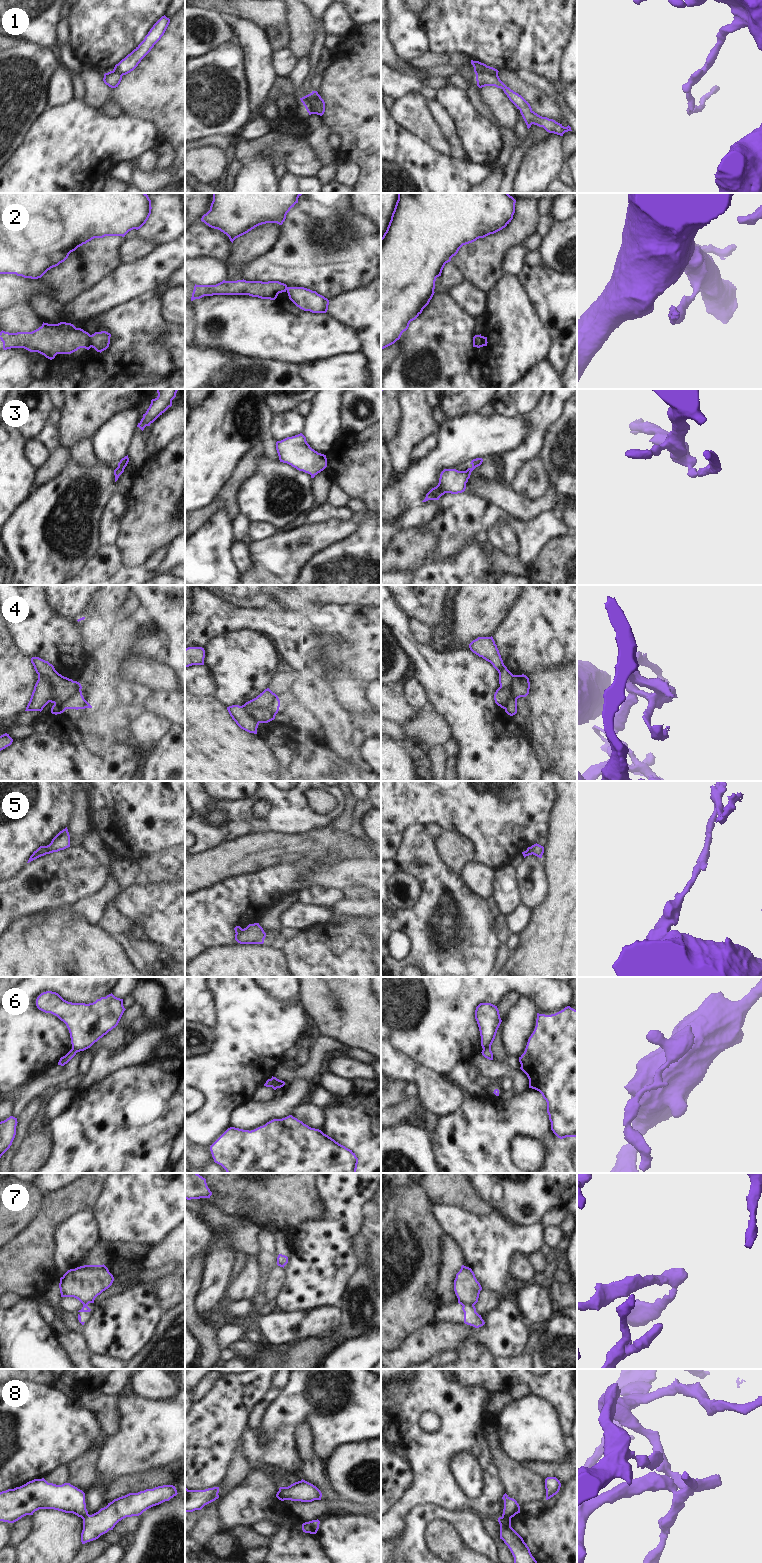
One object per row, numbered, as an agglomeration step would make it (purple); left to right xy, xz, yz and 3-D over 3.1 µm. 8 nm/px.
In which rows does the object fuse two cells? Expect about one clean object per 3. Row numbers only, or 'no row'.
1, 2, 4, 5, 6, 7, 8

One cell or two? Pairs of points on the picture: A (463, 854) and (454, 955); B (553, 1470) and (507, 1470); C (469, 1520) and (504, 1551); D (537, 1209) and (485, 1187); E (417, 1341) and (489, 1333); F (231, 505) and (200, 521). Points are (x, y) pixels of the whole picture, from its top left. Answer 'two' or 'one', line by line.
A: two
B: two
C: two
D: one
E: one
F: one

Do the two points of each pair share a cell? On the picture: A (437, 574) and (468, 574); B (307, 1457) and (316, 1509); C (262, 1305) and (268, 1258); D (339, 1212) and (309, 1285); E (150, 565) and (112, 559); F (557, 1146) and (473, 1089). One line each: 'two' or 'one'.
A: one
B: two
C: one
D: one
E: two
F: two

